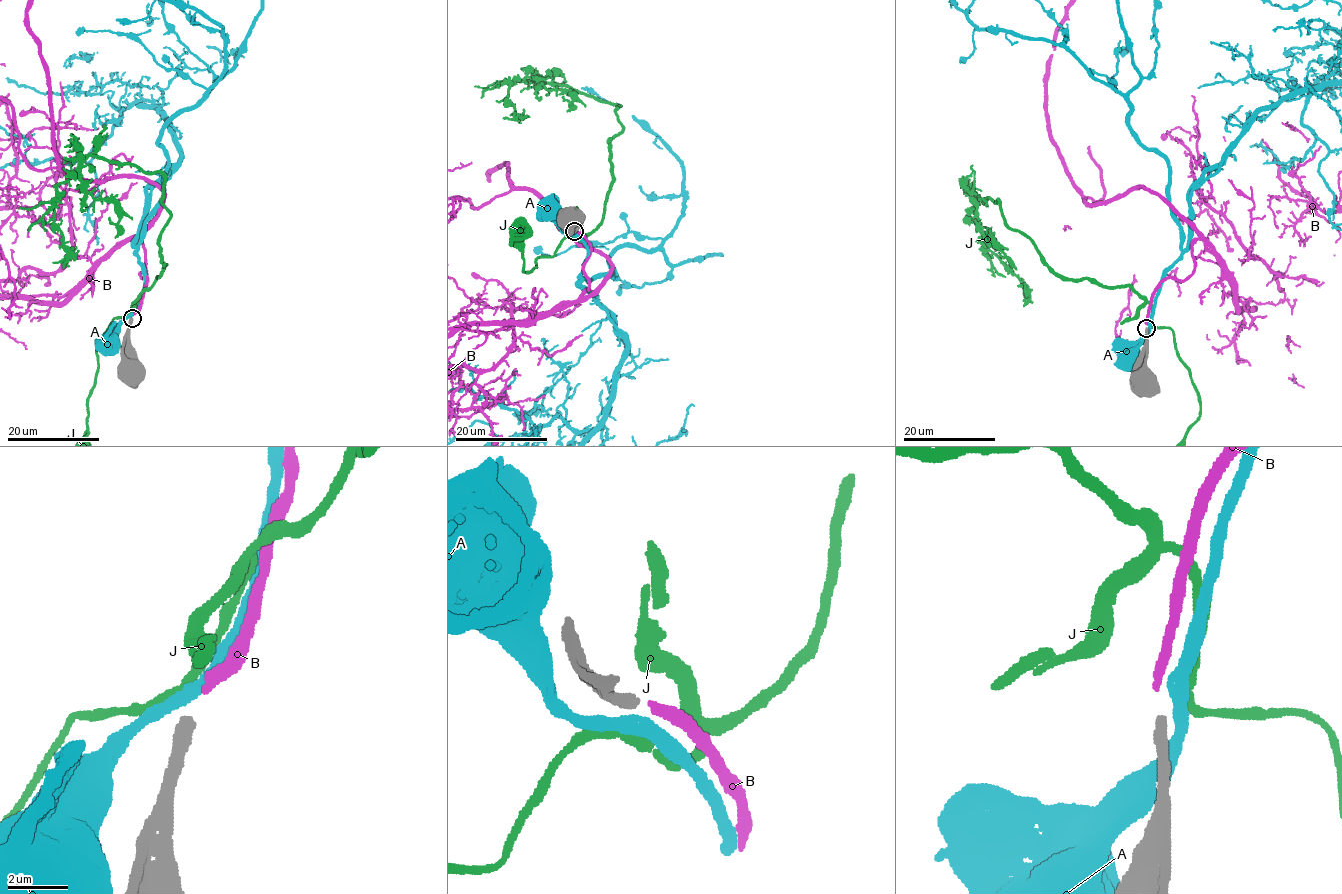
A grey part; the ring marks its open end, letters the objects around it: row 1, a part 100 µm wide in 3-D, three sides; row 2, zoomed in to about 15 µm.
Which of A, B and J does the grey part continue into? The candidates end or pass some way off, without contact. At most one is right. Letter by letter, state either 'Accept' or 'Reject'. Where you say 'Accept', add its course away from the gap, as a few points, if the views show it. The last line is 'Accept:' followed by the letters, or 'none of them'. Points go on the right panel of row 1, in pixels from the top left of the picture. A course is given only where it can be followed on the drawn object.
A: Reject
B: Reject
J: Reject
Accept: none of them

